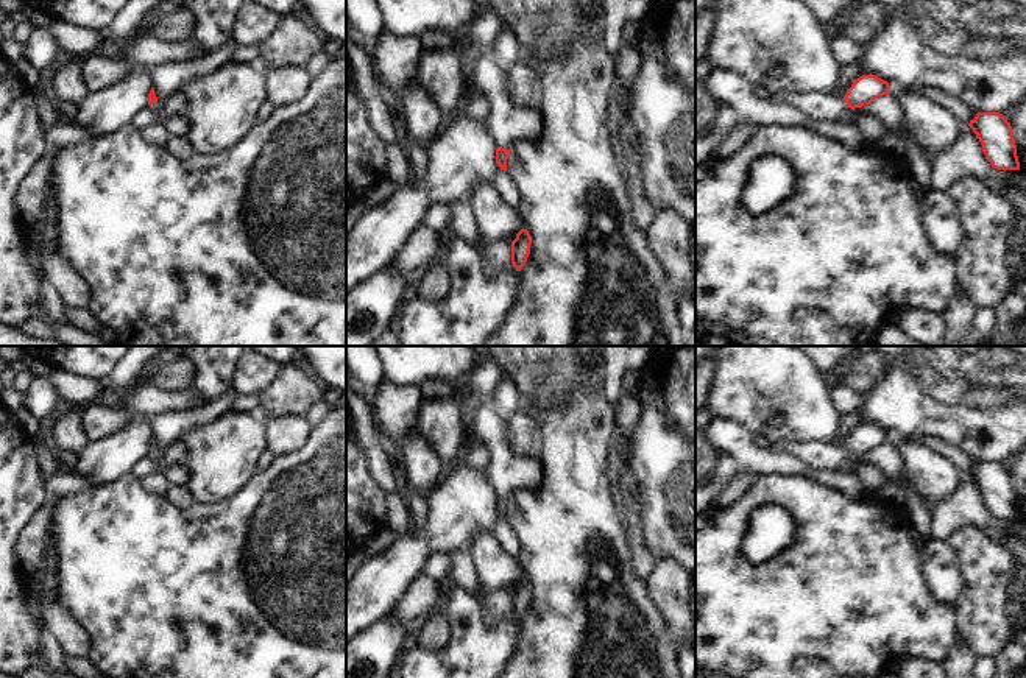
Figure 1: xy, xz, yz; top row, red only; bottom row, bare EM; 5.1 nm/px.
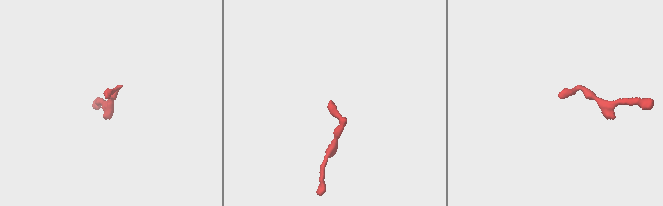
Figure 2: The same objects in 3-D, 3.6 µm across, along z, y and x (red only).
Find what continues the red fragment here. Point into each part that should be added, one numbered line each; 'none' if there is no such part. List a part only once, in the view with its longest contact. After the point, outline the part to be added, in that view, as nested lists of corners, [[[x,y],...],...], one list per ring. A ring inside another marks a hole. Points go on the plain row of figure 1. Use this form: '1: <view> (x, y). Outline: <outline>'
1: xz (509, 476). Outline: [[[482,405],[468,419],[468,433],[490,454],[485,472],[497,496],[513,500],[515,496],[522,496],[540,485],[540,463],[529,458],[516,458],[511,454],[505,438],[505,424],[490,405]]]

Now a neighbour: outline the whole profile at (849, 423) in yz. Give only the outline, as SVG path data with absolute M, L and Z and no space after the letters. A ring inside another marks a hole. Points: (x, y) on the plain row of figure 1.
M847 413L840 416L839 429L833 444L844 447L851 433L862 424L864 421L861 419L859 413Z

